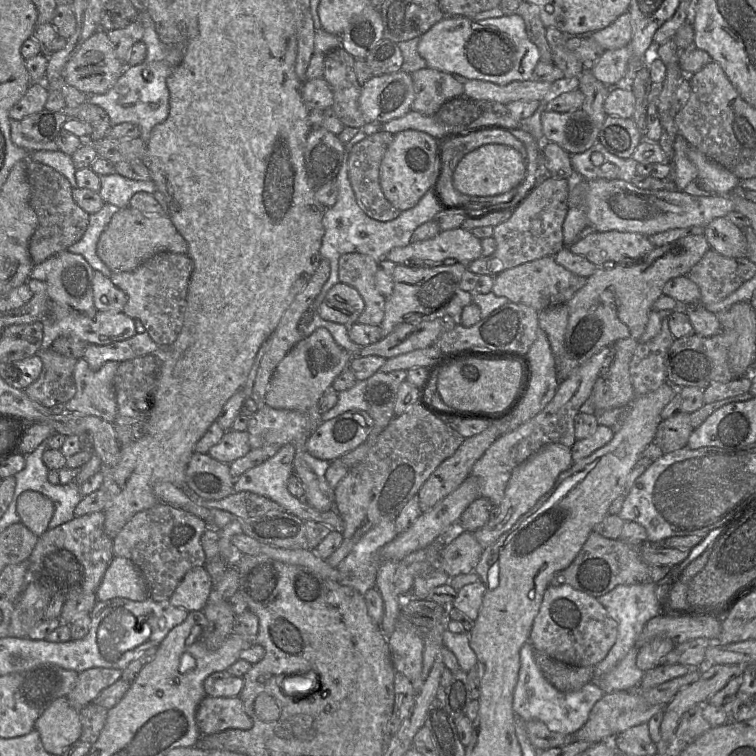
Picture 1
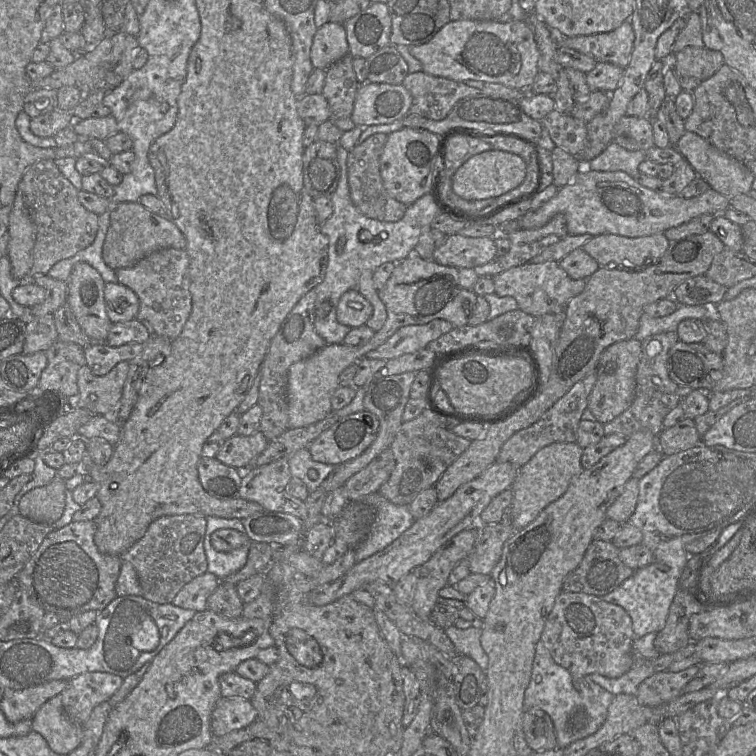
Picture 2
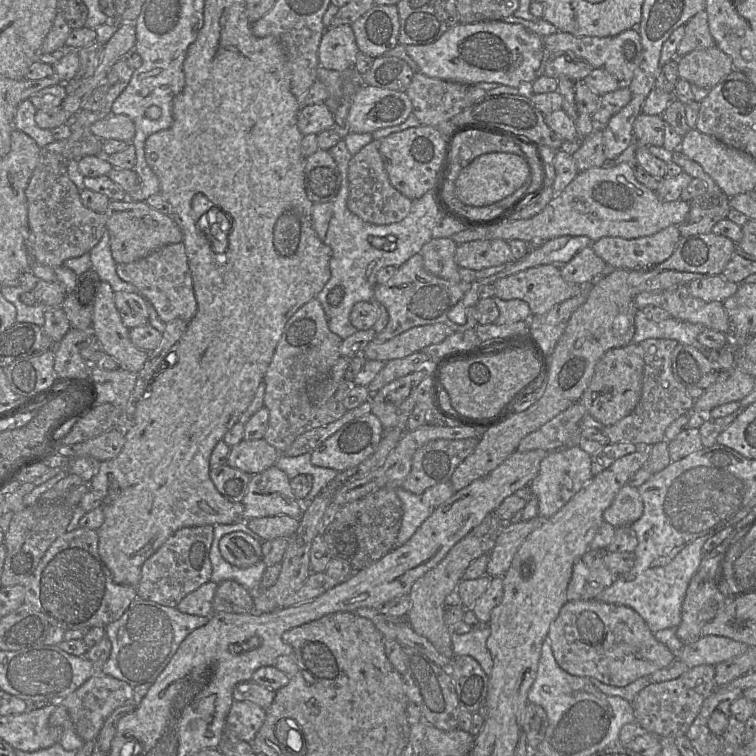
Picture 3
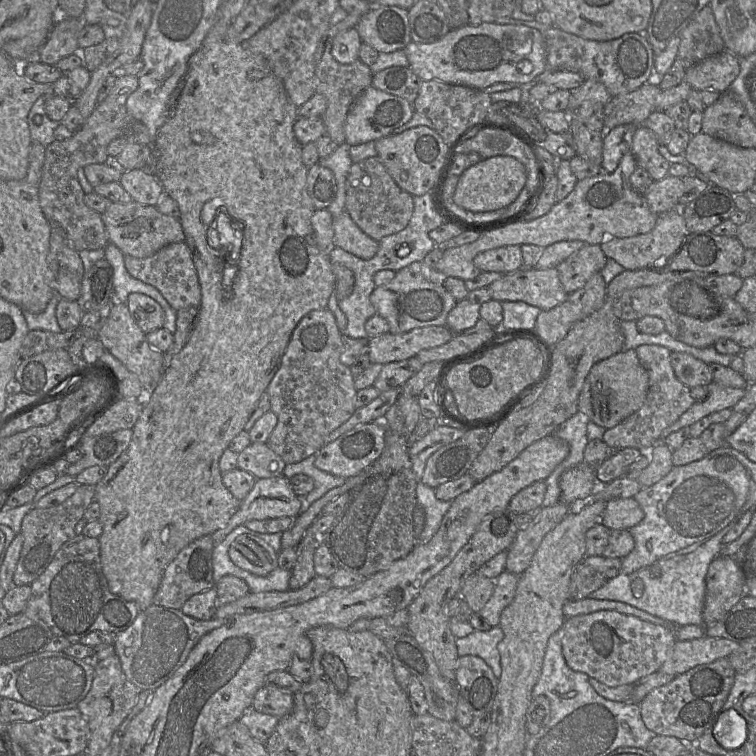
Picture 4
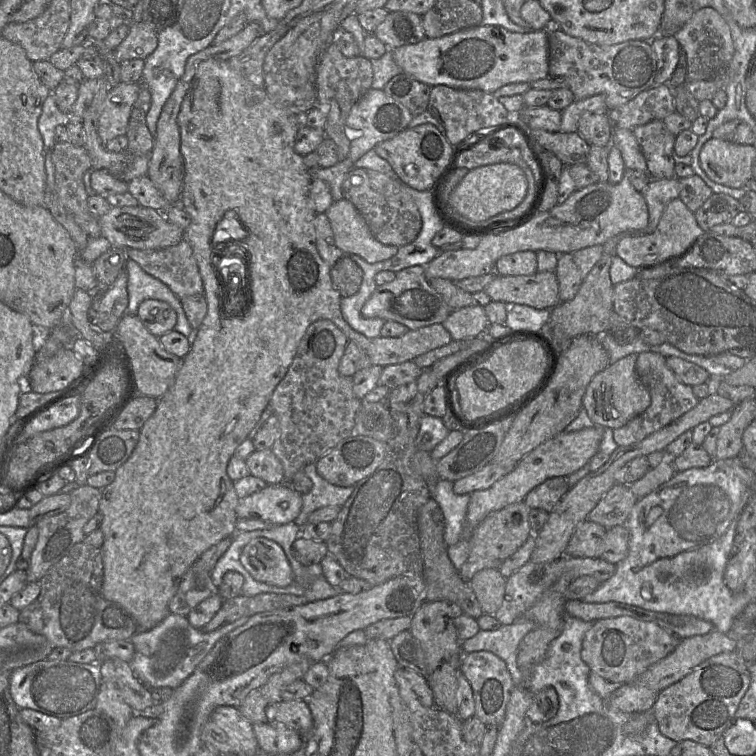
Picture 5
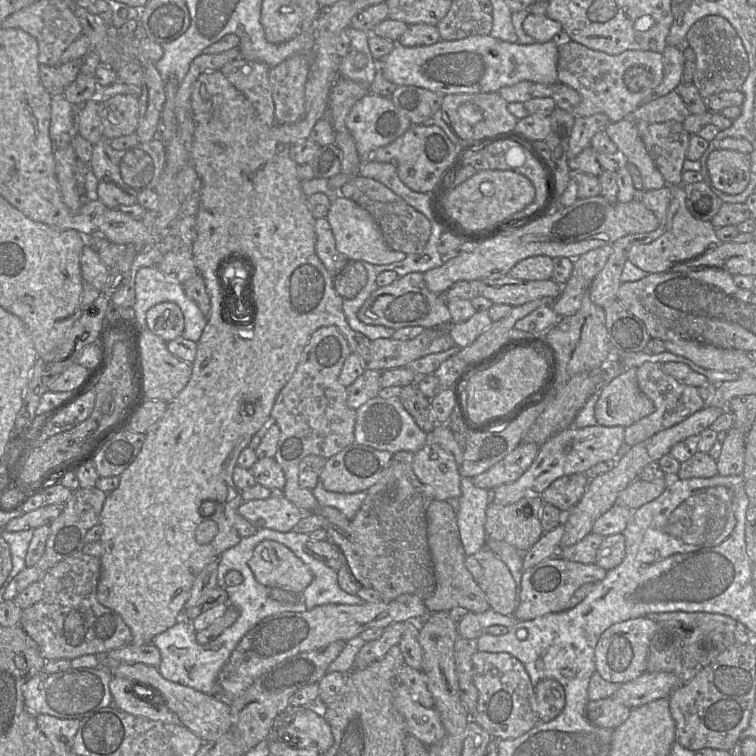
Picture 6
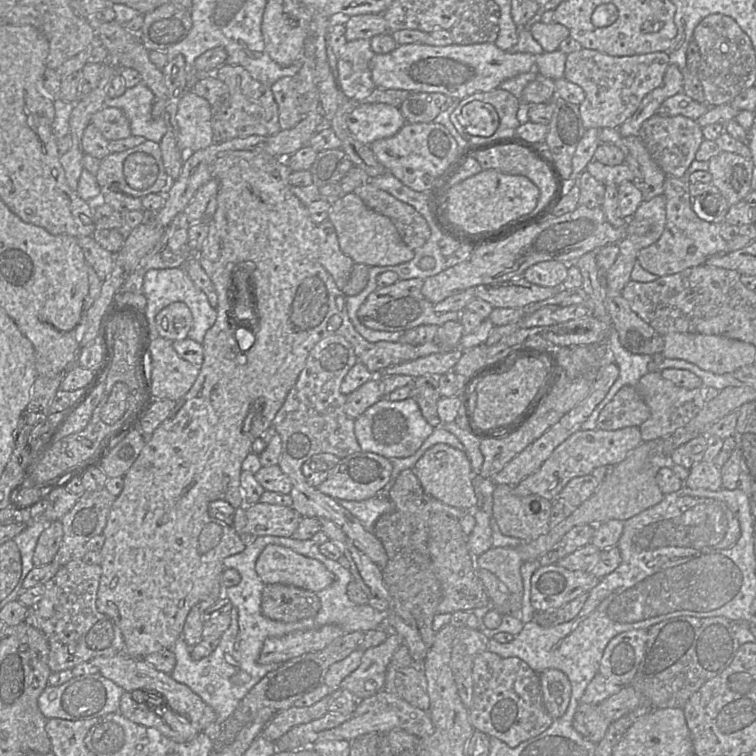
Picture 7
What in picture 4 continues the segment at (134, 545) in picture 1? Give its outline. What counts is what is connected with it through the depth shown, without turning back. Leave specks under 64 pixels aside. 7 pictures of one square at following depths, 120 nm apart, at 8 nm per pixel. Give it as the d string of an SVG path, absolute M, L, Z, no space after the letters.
M211 535L202 536L186 547L166 566L159 587L154 595L153 604L166 608L180 609L193 595L216 587L213 580L212 554L214 541Z

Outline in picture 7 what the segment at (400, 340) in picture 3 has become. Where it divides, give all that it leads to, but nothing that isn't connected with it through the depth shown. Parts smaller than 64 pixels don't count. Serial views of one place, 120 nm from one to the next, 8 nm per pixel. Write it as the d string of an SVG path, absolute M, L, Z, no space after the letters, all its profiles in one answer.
M380 341L363 353L358 361L369 372L378 374L389 366L412 361L431 354L441 353L443 349L434 341L421 345L410 345L402 342Z

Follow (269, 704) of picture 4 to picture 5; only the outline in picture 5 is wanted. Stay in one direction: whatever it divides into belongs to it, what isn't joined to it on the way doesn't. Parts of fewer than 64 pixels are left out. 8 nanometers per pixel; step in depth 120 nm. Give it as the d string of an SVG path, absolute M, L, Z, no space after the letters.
M280 700L267 708L270 723L283 723L297 731L302 738L308 736L314 726L307 700Z

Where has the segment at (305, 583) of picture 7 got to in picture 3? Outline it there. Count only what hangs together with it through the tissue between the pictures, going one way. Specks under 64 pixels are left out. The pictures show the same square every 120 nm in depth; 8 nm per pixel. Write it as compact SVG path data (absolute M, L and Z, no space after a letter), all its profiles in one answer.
M232 532L224 535L219 542L219 550L230 564L247 568L262 558L261 542L244 532Z

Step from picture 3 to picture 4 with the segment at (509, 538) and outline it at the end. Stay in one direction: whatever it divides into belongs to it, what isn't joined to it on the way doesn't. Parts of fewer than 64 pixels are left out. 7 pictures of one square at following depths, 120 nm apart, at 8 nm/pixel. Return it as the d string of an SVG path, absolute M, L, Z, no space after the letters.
M558 502L550 507L540 507L535 517L523 527L520 527L512 545L507 550L507 560L505 571L520 575L530 565L531 560L538 549L544 536L554 529L572 510L562 502Z

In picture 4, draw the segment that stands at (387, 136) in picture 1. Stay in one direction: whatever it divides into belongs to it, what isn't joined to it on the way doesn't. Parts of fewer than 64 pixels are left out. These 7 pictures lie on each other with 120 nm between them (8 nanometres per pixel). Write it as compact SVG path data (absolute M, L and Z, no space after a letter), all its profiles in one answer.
M378 156L353 163L346 180L346 212L368 236L380 241L385 236L403 230L414 211L414 197L400 188Z

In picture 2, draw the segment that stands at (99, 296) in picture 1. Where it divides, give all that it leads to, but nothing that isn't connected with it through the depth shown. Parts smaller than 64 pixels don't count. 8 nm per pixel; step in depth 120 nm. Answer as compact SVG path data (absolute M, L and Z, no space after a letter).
M105 282L104 299L106 312L112 323L125 322L137 317L140 303L132 289L119 282Z

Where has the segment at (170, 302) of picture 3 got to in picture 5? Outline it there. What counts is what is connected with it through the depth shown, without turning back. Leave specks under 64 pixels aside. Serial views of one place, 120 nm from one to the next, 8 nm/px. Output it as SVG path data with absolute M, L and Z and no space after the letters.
M184 238L178 244L158 250L126 249L129 259L160 280L180 299L203 294L203 283L192 248Z

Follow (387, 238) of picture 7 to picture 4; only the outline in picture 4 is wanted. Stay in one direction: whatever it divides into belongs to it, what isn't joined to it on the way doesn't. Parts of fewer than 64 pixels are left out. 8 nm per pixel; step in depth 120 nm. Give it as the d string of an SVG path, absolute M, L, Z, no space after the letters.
M348 212L333 218L333 230L335 246L365 260L377 253L378 241L364 233Z

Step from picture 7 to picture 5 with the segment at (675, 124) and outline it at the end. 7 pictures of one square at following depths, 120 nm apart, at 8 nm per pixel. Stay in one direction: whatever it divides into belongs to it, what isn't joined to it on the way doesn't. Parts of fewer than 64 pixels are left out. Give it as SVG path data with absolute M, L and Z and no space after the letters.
M652 120L632 129L646 160L650 179L675 177L674 144L676 136L662 120Z

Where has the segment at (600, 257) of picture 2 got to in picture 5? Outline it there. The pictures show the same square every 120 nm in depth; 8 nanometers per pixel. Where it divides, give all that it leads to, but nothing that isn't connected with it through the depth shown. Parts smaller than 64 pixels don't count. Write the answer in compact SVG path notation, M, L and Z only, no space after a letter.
M680 198L672 199L665 207L656 229L649 234L633 234L623 237L616 246L616 256L624 260L628 265L639 269L651 269L671 261L672 258L683 255L705 231L699 226L695 215L690 211Z

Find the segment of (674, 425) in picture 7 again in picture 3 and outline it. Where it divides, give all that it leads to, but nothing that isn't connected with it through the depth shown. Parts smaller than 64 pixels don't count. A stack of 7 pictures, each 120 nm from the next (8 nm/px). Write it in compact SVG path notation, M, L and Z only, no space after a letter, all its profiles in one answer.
M646 339L640 343L640 346L642 347L643 353L644 353L644 372L643 372L641 397L640 397L638 404L636 405L635 409L630 414L628 414L626 417L624 417L623 419L621 419L614 425L604 427L604 430L602 432L607 437L607 439L610 443L646 444L646 445L652 446L654 444L662 442L665 440L665 432L666 432L667 428L680 416L682 416L684 414L688 414L693 409L693 404L694 404L695 400L693 400L687 394L686 387L683 384L681 384L678 380L676 380L676 378L674 377L672 368L671 368L671 356L672 356L673 350L675 349L675 347L677 345L678 345L678 342L675 340L671 340L671 339Z

